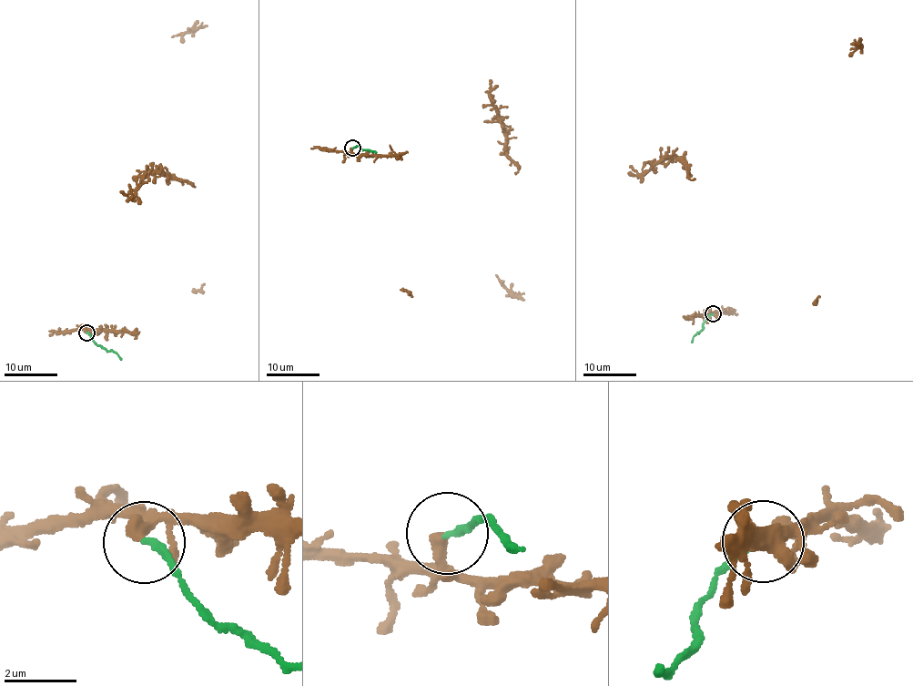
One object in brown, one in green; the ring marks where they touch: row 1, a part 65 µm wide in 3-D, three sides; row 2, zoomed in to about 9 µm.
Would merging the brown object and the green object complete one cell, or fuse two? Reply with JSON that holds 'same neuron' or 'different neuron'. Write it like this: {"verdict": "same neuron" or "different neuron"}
{"verdict": "different neuron"}

